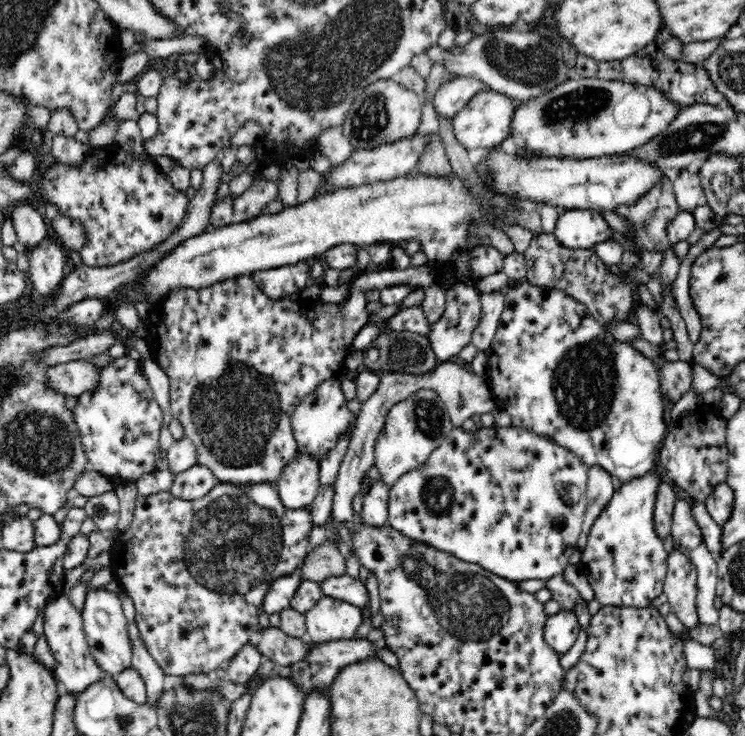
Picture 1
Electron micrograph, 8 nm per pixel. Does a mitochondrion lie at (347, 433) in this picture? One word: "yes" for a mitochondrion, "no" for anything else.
no

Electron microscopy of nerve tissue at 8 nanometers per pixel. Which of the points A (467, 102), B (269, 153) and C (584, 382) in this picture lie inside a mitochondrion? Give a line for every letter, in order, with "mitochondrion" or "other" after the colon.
A: other
B: other
C: mitochondrion

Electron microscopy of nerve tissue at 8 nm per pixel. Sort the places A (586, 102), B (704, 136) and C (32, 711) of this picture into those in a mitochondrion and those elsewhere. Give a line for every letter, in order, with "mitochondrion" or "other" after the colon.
A: mitochondrion
B: mitochondrion
C: other

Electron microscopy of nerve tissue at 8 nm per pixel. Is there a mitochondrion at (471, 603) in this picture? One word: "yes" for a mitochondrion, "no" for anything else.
yes

